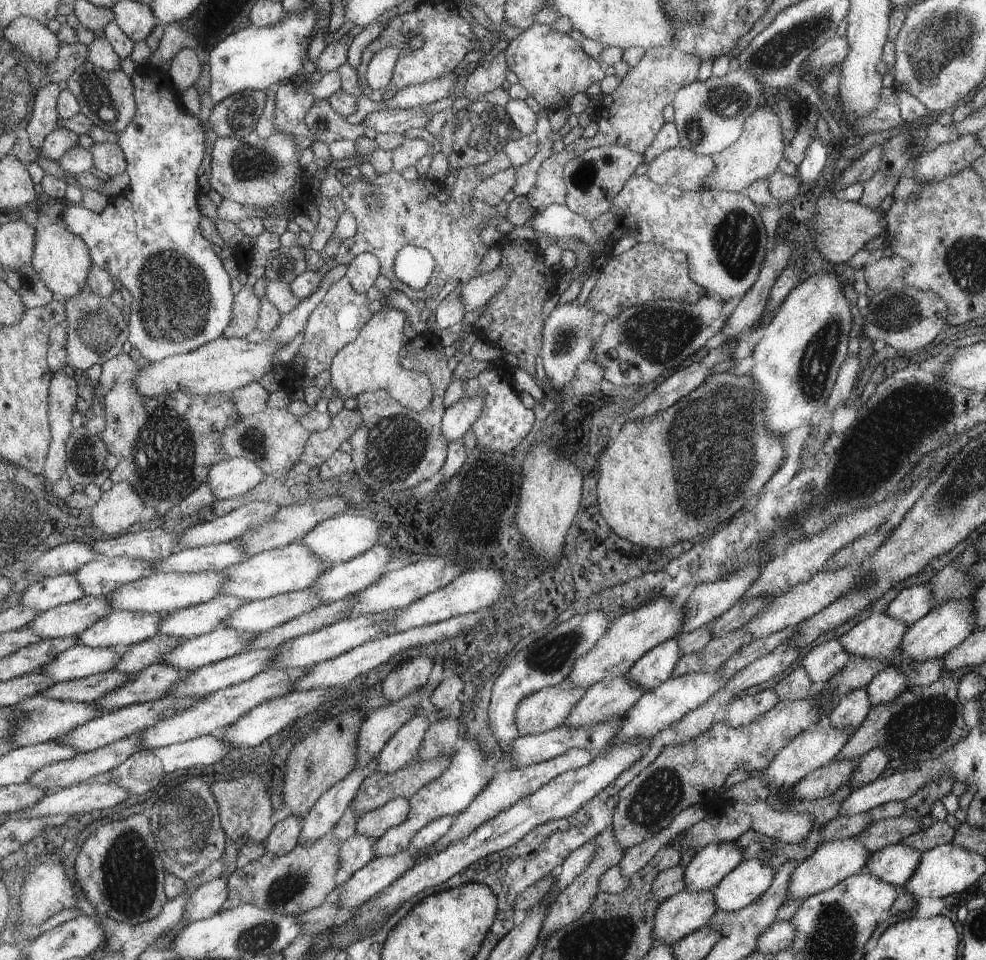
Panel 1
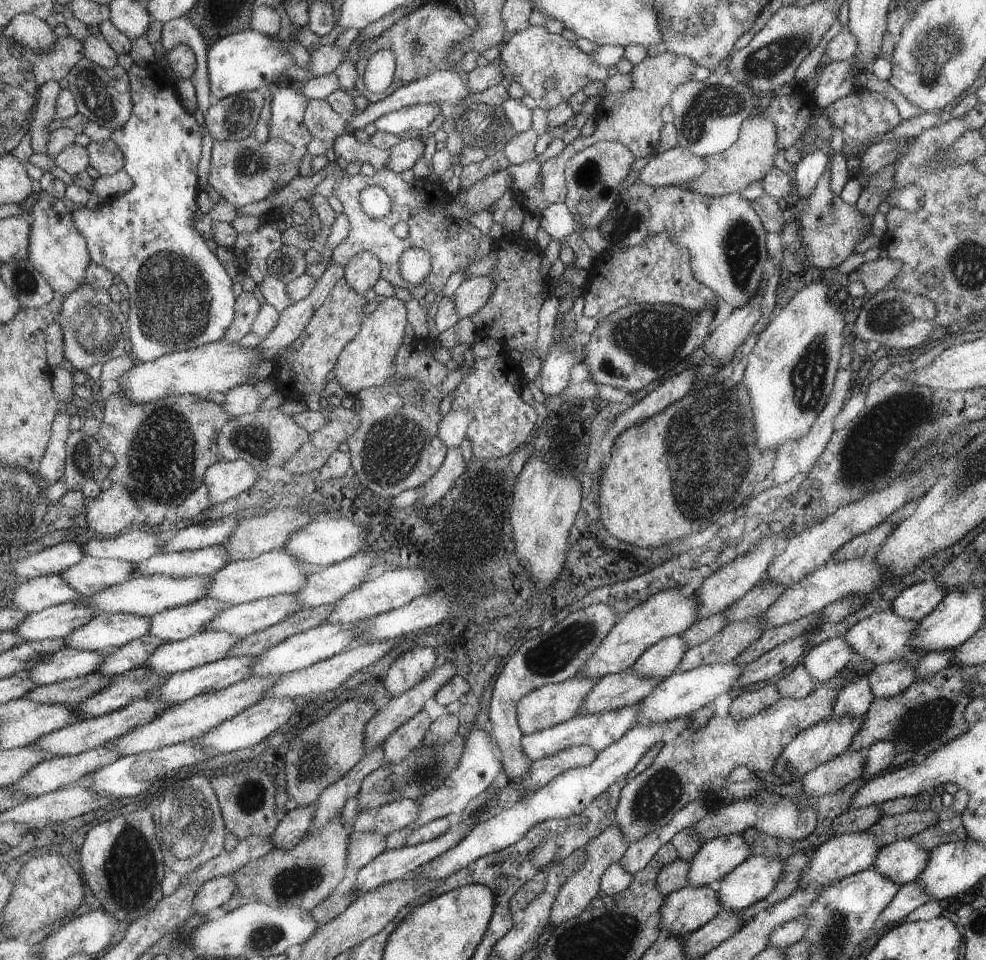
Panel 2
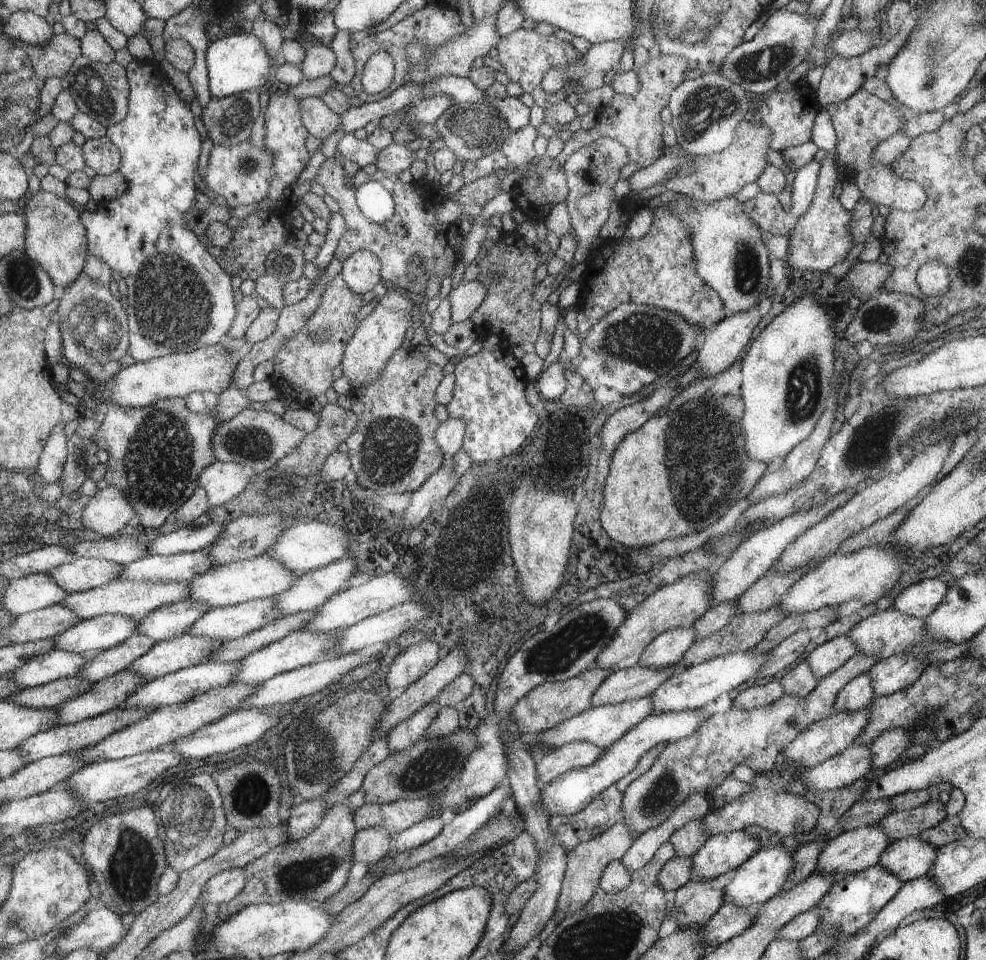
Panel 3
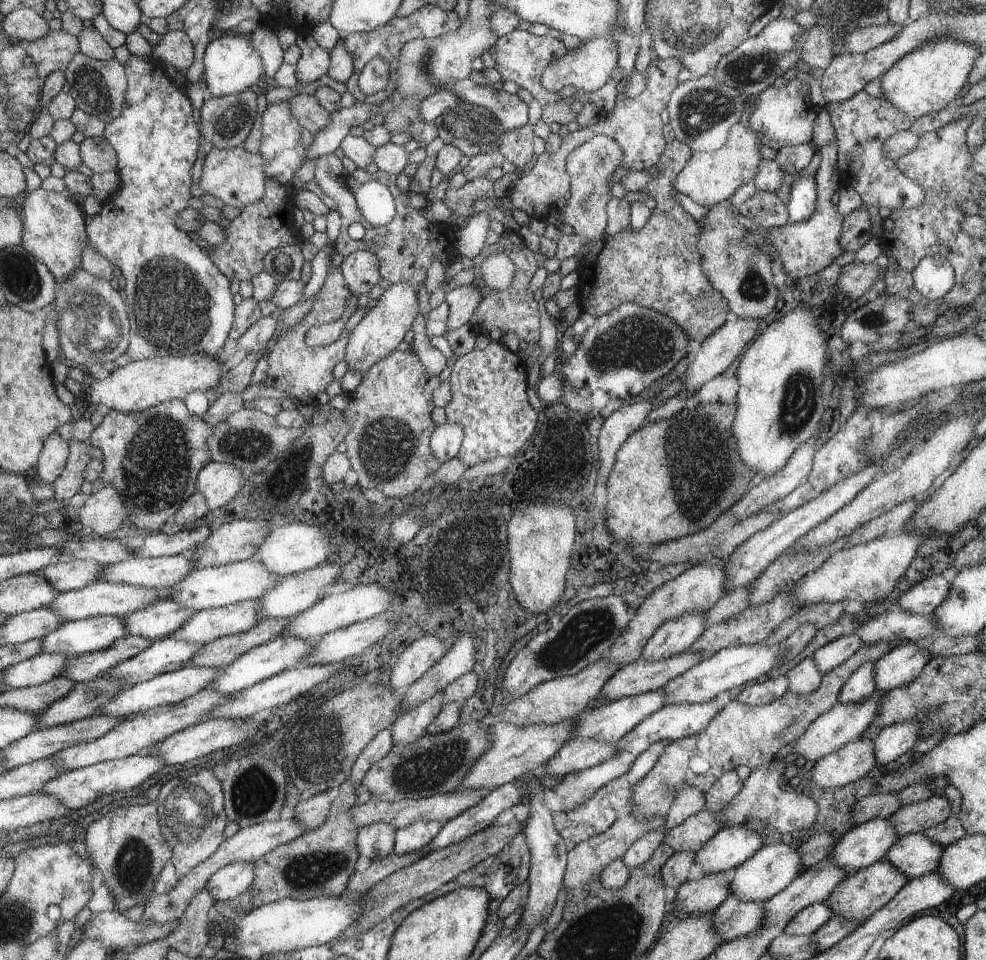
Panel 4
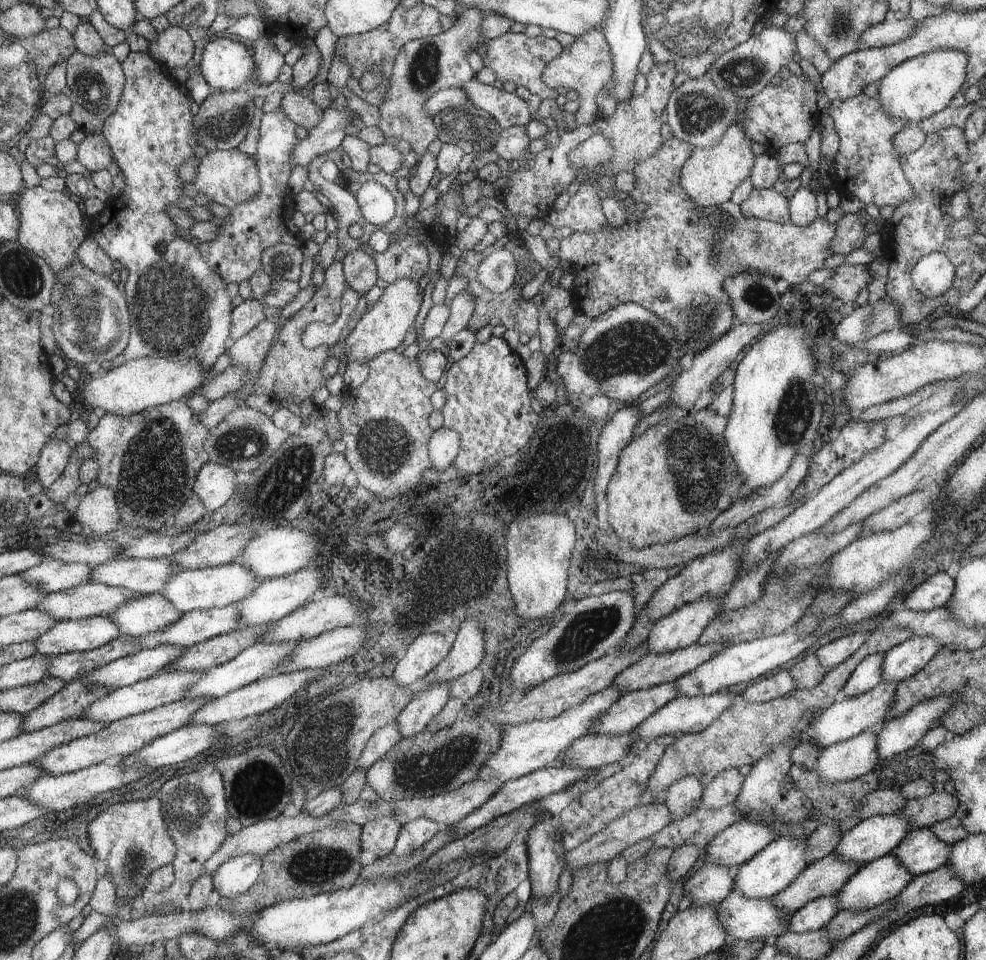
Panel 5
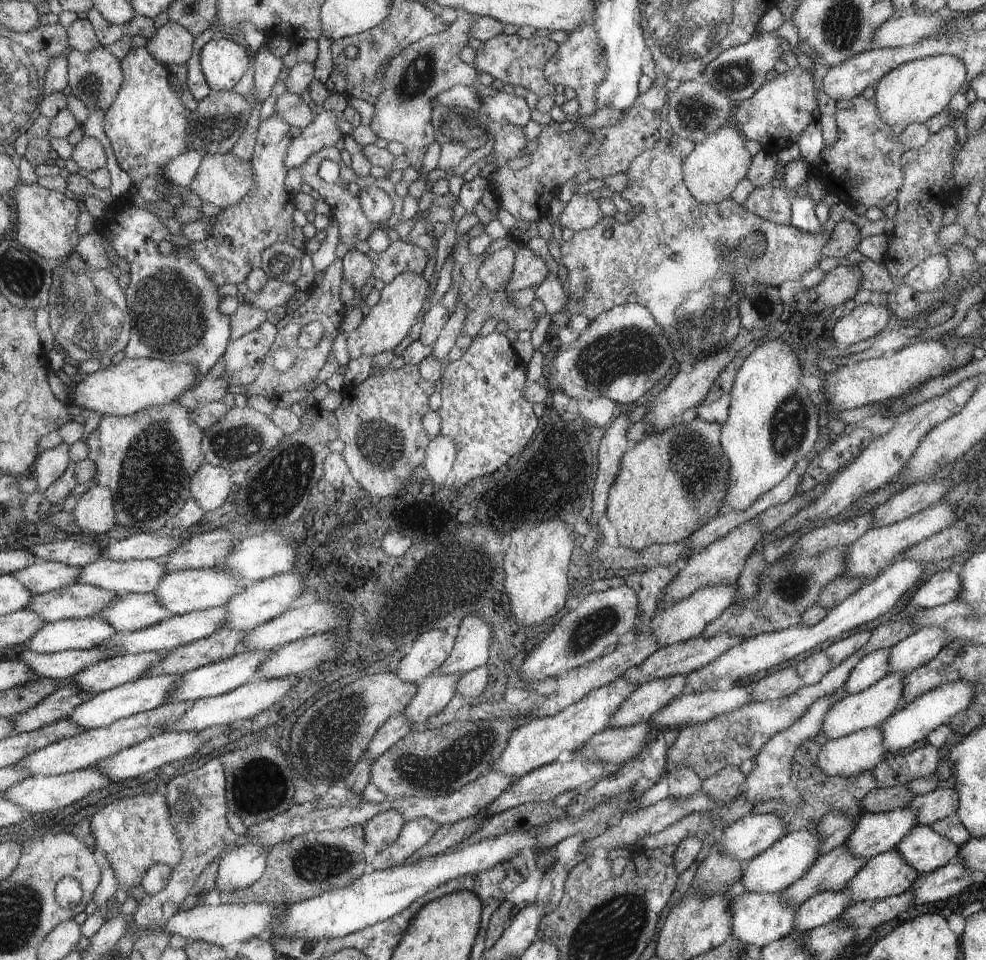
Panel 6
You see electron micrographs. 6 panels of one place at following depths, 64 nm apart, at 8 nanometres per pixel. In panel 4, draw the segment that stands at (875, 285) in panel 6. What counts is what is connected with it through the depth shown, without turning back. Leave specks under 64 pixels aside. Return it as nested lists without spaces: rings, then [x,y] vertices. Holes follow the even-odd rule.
[[[925,256],[914,272],[916,288],[928,300],[946,297],[956,284],[956,272],[943,256]]]

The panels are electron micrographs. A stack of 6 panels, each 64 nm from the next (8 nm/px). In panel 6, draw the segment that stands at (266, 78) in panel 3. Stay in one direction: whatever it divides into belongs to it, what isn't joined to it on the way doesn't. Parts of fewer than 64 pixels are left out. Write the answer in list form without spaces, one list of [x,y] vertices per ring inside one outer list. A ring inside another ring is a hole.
[[[211,39],[200,50],[200,66],[212,91],[230,91],[248,70],[248,54],[229,39]]]

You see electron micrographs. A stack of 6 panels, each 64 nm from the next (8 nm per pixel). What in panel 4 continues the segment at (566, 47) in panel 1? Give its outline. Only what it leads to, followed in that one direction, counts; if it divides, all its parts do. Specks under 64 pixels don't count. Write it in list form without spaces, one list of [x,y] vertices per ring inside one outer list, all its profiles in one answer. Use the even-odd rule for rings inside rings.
[[[514,29],[512,32],[498,37],[497,43],[494,44],[494,56],[496,61],[495,68],[502,75],[502,80],[512,80],[520,88],[528,90],[533,98],[540,103],[540,106],[554,104],[562,99],[559,93],[548,92],[542,88],[540,79],[544,69],[548,68],[551,62],[566,56],[570,50],[562,44],[560,39],[548,35],[534,35],[528,31]]]

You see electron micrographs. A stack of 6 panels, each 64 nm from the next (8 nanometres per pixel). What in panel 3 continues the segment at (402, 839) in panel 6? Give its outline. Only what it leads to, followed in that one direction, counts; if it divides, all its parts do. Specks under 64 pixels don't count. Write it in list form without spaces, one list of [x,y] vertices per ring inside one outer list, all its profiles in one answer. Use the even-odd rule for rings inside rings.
[[[431,815],[422,822],[399,832],[393,837],[391,852],[404,852],[404,850],[412,850],[412,848],[421,847],[429,840],[436,838],[442,832],[446,824],[440,816]]]

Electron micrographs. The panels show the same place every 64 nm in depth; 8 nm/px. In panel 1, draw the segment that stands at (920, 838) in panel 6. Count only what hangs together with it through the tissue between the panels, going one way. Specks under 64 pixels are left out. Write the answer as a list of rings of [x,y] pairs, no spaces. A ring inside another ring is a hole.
[[[901,842],[871,854],[863,872],[875,875],[887,884],[904,887],[920,866],[922,853]]]

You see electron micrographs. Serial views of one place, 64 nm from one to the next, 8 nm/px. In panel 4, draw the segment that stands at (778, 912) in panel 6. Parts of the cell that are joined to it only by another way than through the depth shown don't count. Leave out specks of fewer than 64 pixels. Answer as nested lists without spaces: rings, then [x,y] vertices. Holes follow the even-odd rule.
[[[732,893],[713,913],[714,928],[724,942],[750,936],[766,922],[764,903],[742,902]]]

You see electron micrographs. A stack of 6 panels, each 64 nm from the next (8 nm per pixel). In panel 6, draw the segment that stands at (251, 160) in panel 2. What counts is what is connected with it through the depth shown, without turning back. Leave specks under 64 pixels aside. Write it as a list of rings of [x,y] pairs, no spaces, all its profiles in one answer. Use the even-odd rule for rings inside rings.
[[[231,152],[220,154],[205,154],[201,160],[194,180],[189,184],[190,191],[198,194],[206,203],[210,202],[218,208],[236,206],[245,196],[257,186],[253,165],[250,160],[240,160]]]

